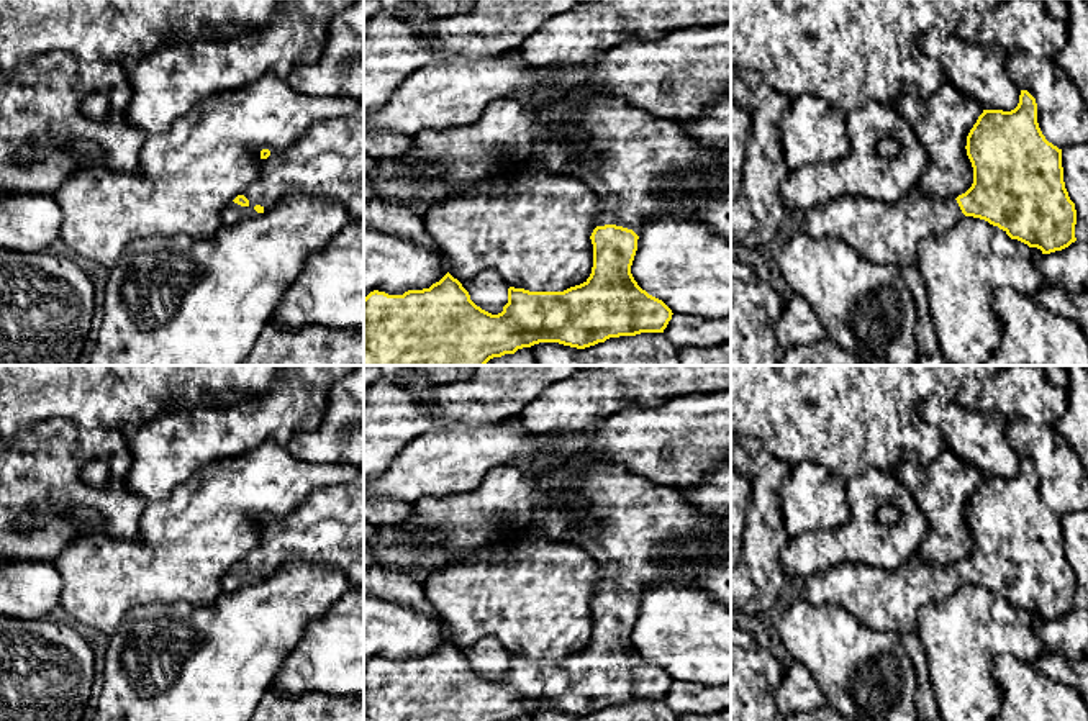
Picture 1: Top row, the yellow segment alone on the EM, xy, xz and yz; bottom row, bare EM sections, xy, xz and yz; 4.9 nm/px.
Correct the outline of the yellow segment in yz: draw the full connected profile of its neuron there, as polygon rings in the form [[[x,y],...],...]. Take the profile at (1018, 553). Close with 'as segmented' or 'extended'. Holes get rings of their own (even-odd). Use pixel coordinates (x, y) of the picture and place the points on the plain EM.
[[[1021,457],[1011,478],[983,477],[967,503],[972,554],[957,565],[932,565],[918,554],[898,569],[847,562],[805,578],[800,598],[832,605],[867,628],[916,631],[918,611],[965,583],[988,588],[1042,621],[1077,608],[1077,577],[1063,549],[1062,516],[1042,501],[1037,470]]] | extended

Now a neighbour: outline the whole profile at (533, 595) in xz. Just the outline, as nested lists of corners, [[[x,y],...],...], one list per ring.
[[[521,539],[496,551],[454,559],[424,582],[424,596],[444,621],[447,639],[472,646],[495,637],[508,654],[529,659],[564,659],[587,649],[593,634],[592,600],[598,565],[572,542]]]

